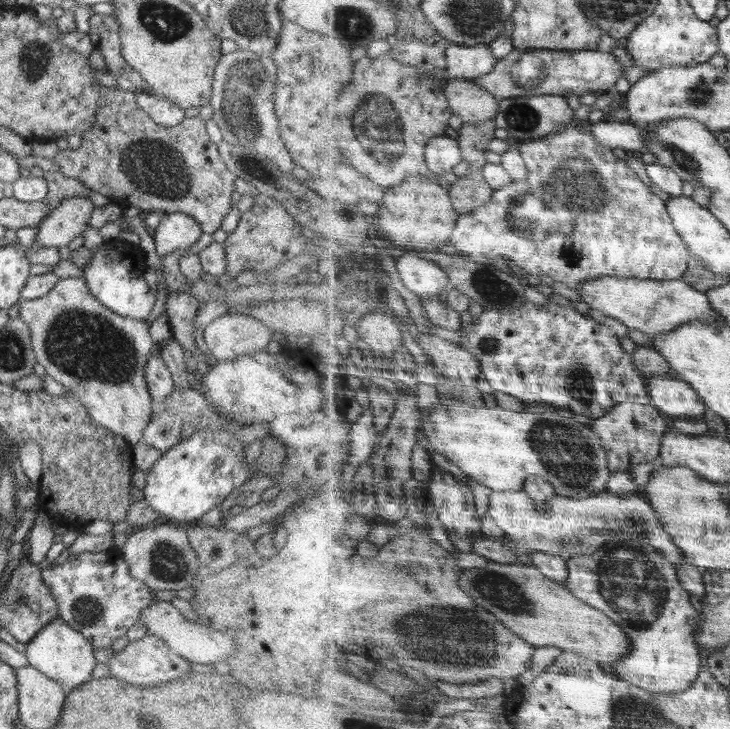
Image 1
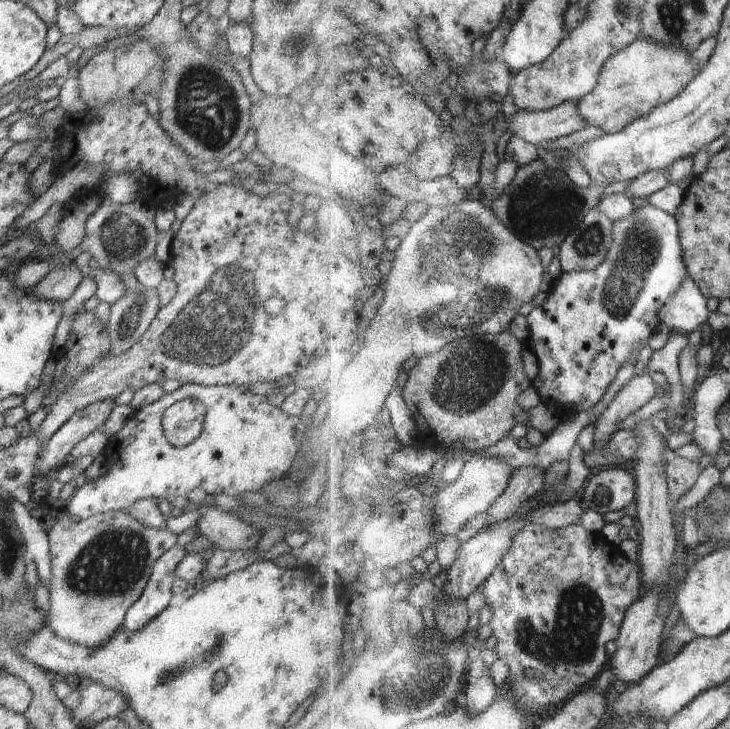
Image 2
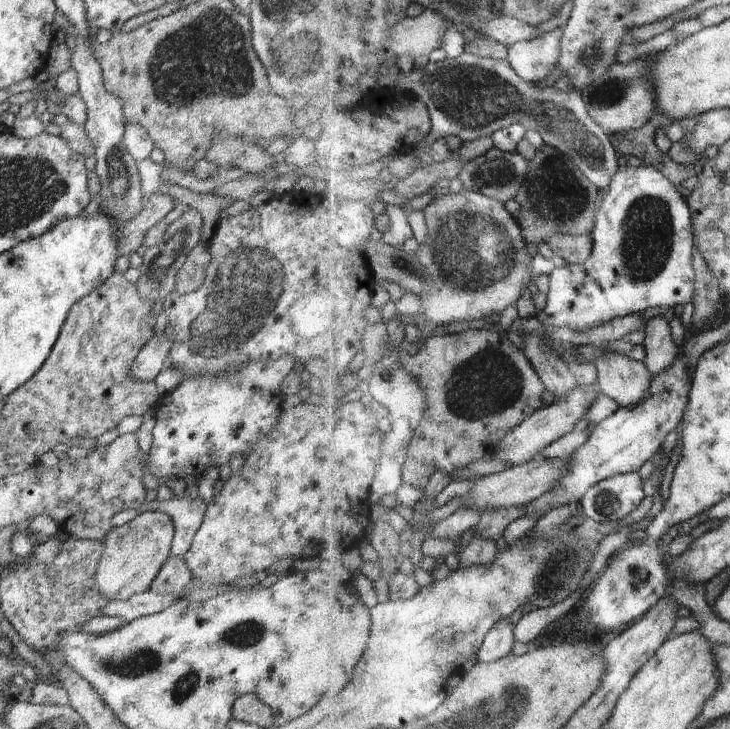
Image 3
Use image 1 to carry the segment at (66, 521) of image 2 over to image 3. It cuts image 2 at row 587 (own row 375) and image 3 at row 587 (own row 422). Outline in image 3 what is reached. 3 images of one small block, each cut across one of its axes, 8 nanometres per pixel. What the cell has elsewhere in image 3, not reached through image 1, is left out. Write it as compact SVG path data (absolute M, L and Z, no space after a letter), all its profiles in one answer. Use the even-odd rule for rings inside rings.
M163 511L140 513L124 526L113 527L102 540L104 550L94 574L96 590L109 601L128 600L149 591L150 584L169 558L174 532L172 518Z

